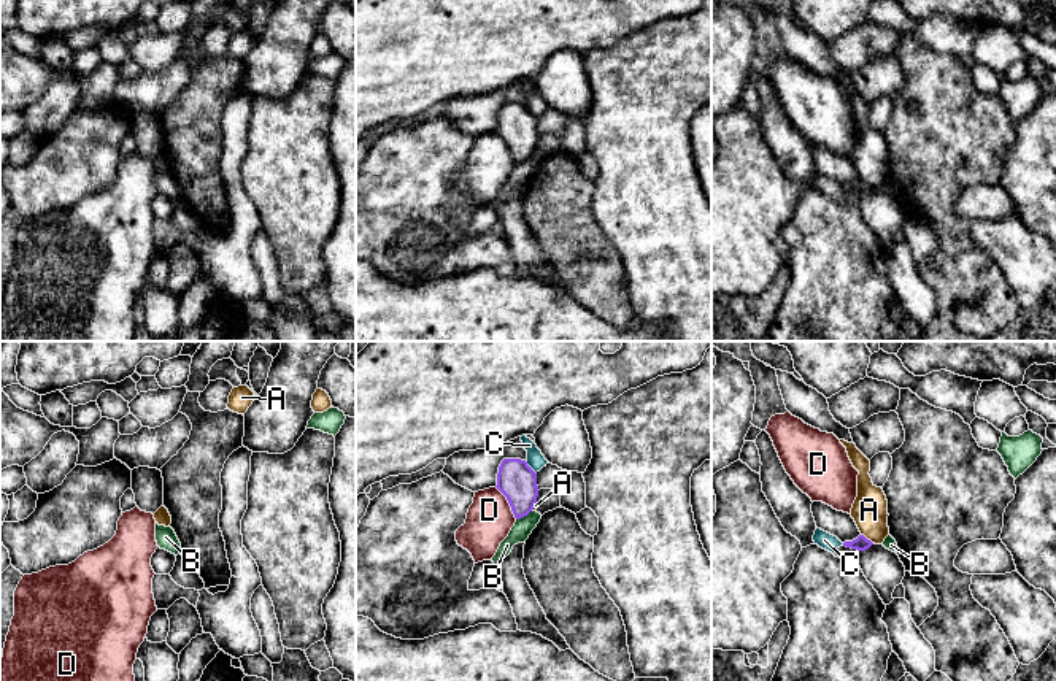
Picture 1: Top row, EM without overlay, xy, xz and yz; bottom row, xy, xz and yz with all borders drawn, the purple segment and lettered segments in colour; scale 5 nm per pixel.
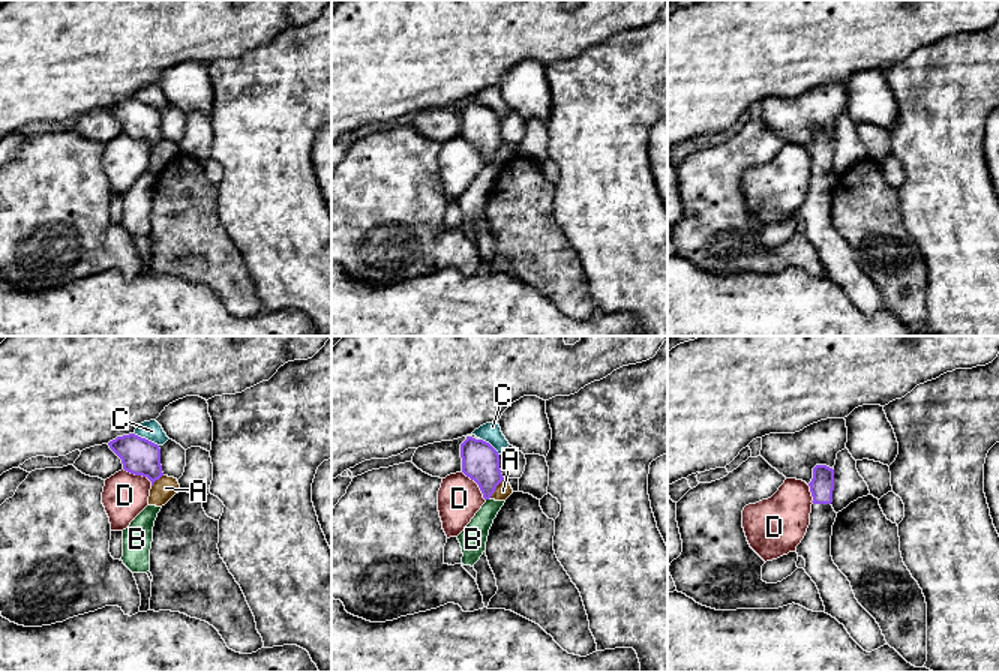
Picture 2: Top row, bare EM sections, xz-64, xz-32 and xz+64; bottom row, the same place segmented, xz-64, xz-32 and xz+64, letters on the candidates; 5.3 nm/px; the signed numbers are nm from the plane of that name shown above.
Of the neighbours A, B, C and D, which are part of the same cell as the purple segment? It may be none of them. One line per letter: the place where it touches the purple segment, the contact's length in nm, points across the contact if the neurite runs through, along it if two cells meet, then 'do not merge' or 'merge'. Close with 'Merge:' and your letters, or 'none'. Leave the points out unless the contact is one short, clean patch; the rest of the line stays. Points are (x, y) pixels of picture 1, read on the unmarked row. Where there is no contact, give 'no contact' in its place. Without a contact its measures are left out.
A: yz (866, 183) | 80 nm | do not merge
B: xz (523, 161) | 90 nm | along xz (531, 154), (516, 164) | do not merge
C: xz (529, 111) | 90 nm | do not merge
D: xz (508, 146) | 200 nm | do not merge
Merge: none

